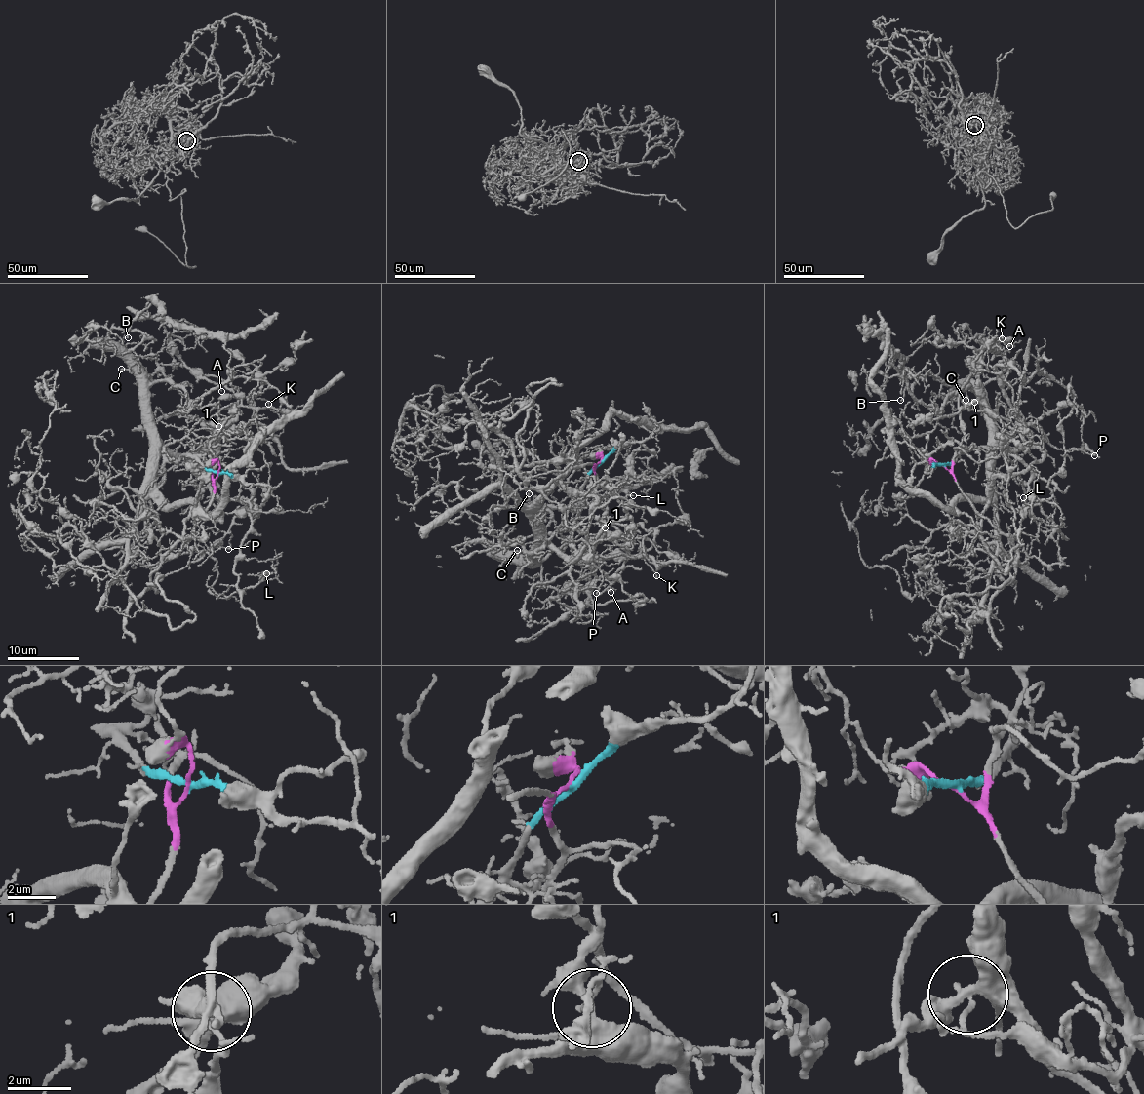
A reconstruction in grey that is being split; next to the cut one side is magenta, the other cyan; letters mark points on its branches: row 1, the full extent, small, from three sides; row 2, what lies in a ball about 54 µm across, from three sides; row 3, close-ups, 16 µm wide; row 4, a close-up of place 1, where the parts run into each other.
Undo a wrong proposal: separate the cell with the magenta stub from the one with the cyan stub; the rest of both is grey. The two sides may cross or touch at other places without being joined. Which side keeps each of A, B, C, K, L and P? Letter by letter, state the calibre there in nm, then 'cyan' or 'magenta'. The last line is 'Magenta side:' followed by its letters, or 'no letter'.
A: calibre 100 nm; magenta
B: calibre 140 nm; cyan
C: calibre 90 nm; cyan
K: calibre 120 nm; magenta
L: calibre 130 nm; magenta
P: calibre 120 nm; magenta
Magenta side: A, K, L, P

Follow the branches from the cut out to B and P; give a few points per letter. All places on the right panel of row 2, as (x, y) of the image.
B: (943, 465), (1003, 446), (985, 397), (970, 387), (933, 409), (904, 374), (881, 386), (901, 357), (900, 401)
P: (943, 465), (976, 511), (1013, 538), (1028, 508), (1052, 496), (1047, 484), (1067, 451), (1084, 449), (1095, 455)

